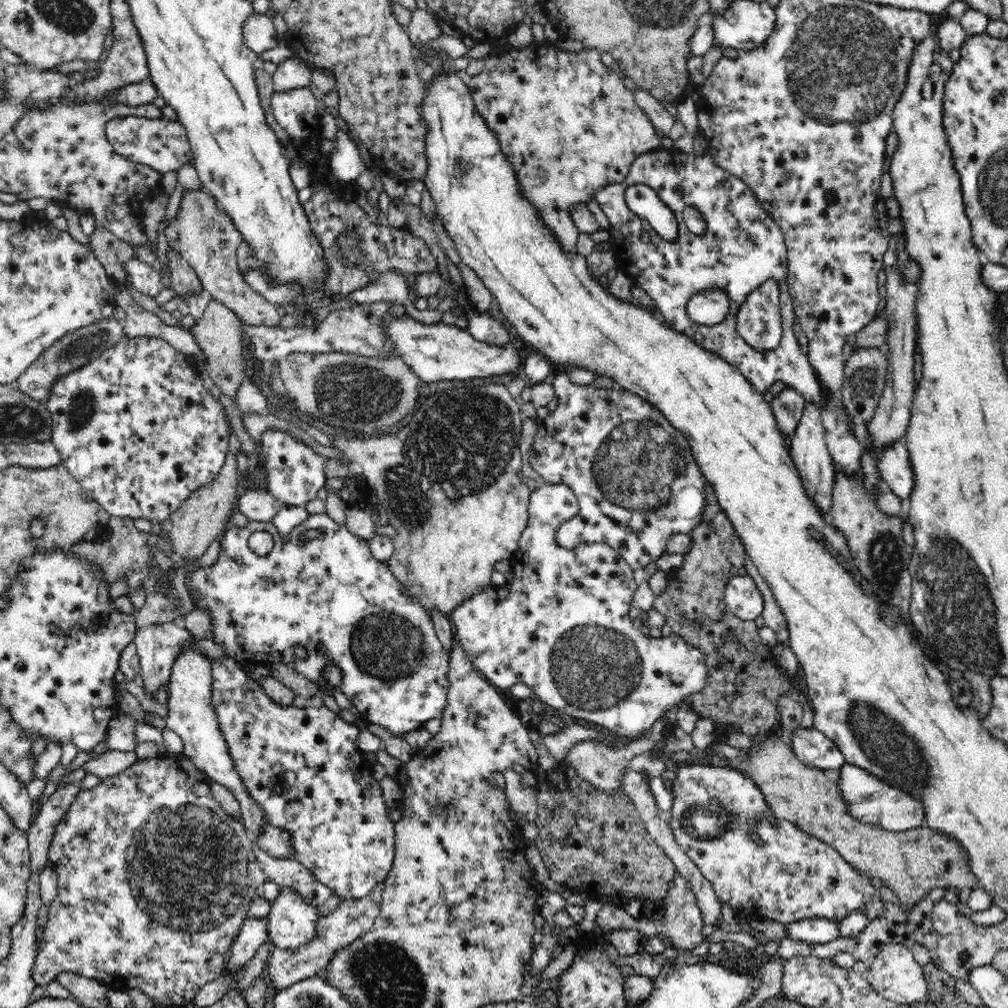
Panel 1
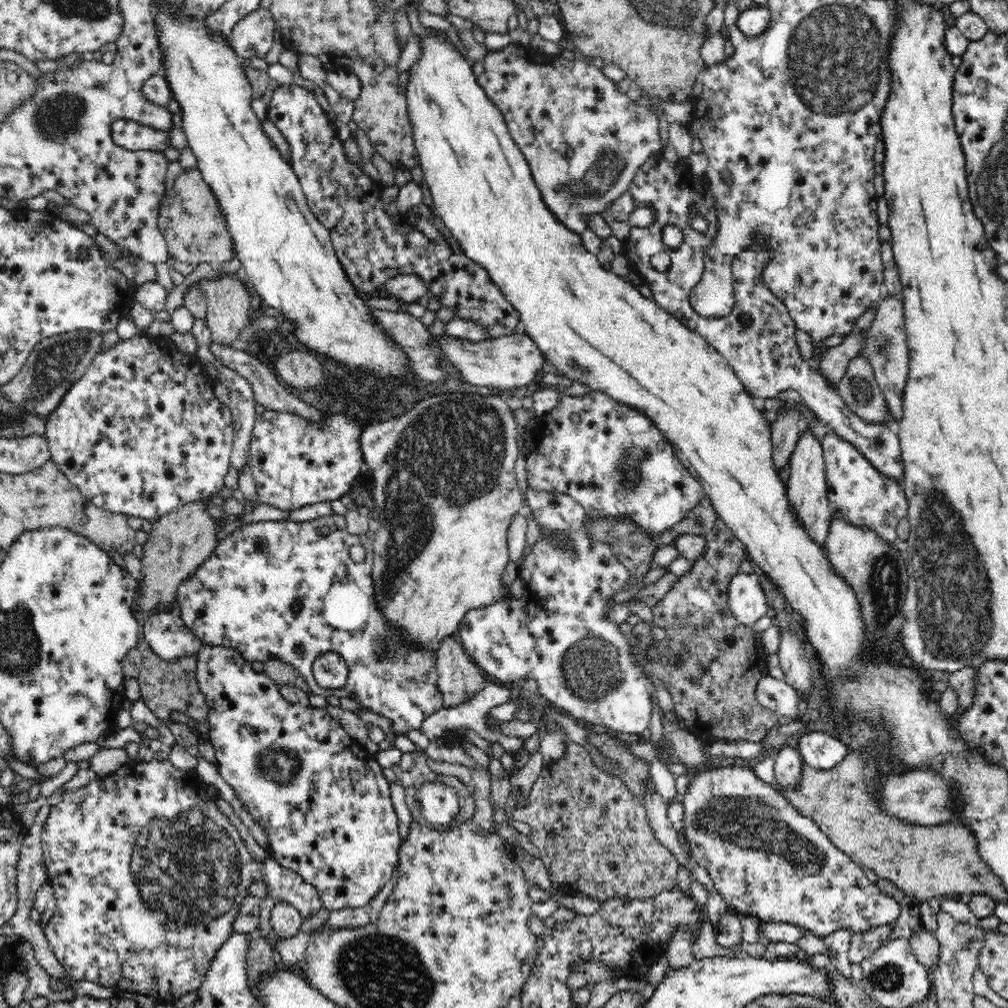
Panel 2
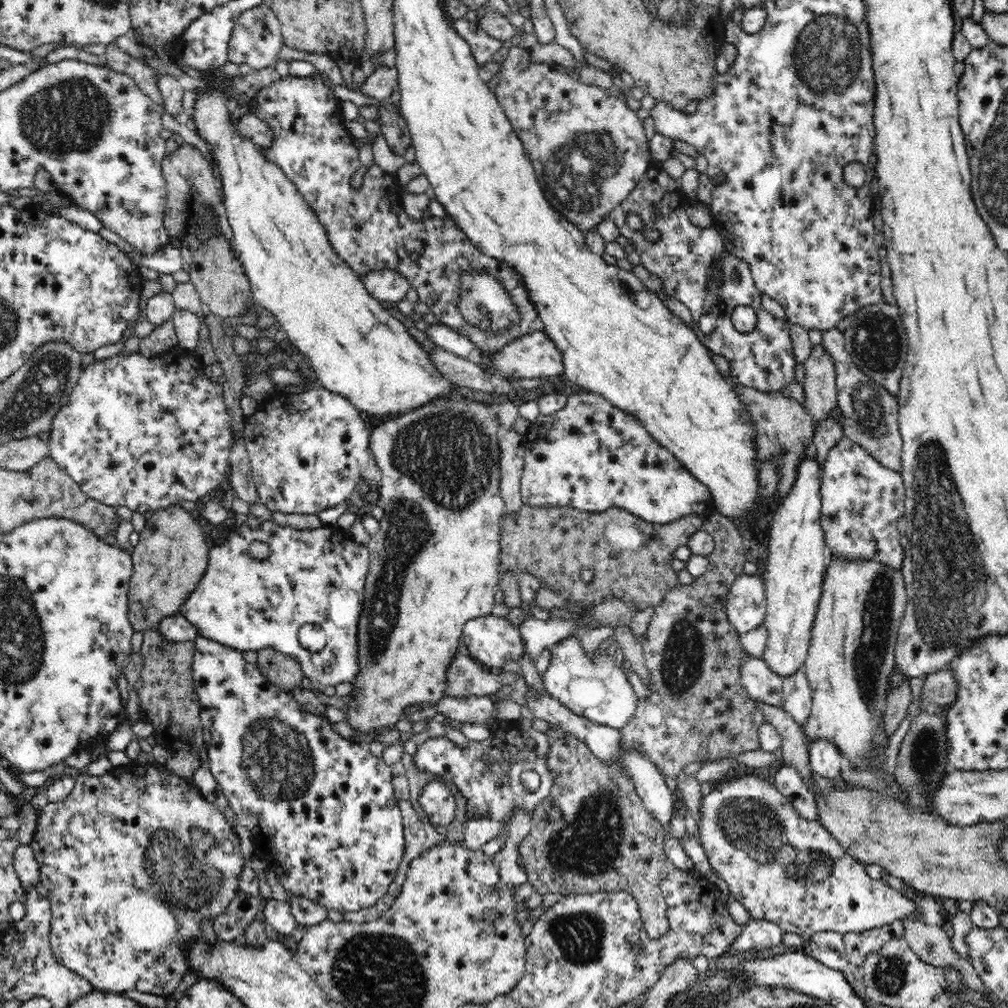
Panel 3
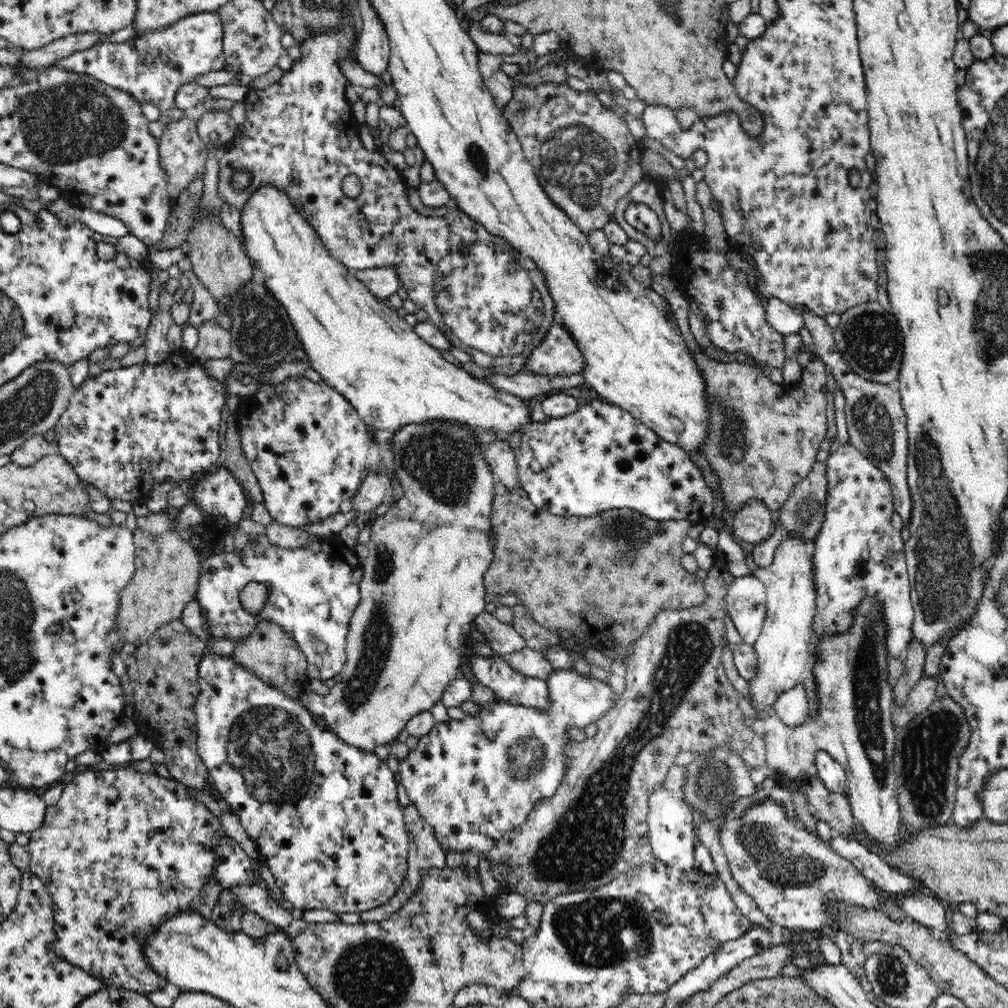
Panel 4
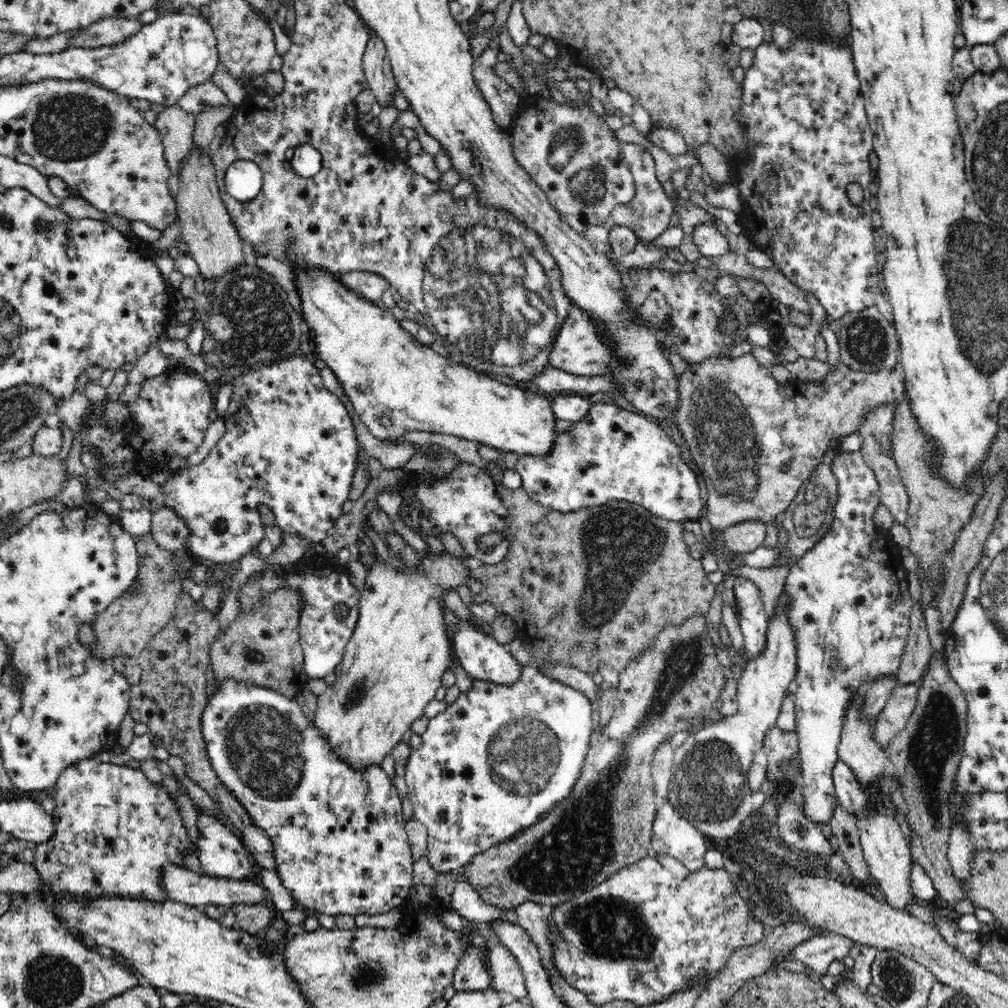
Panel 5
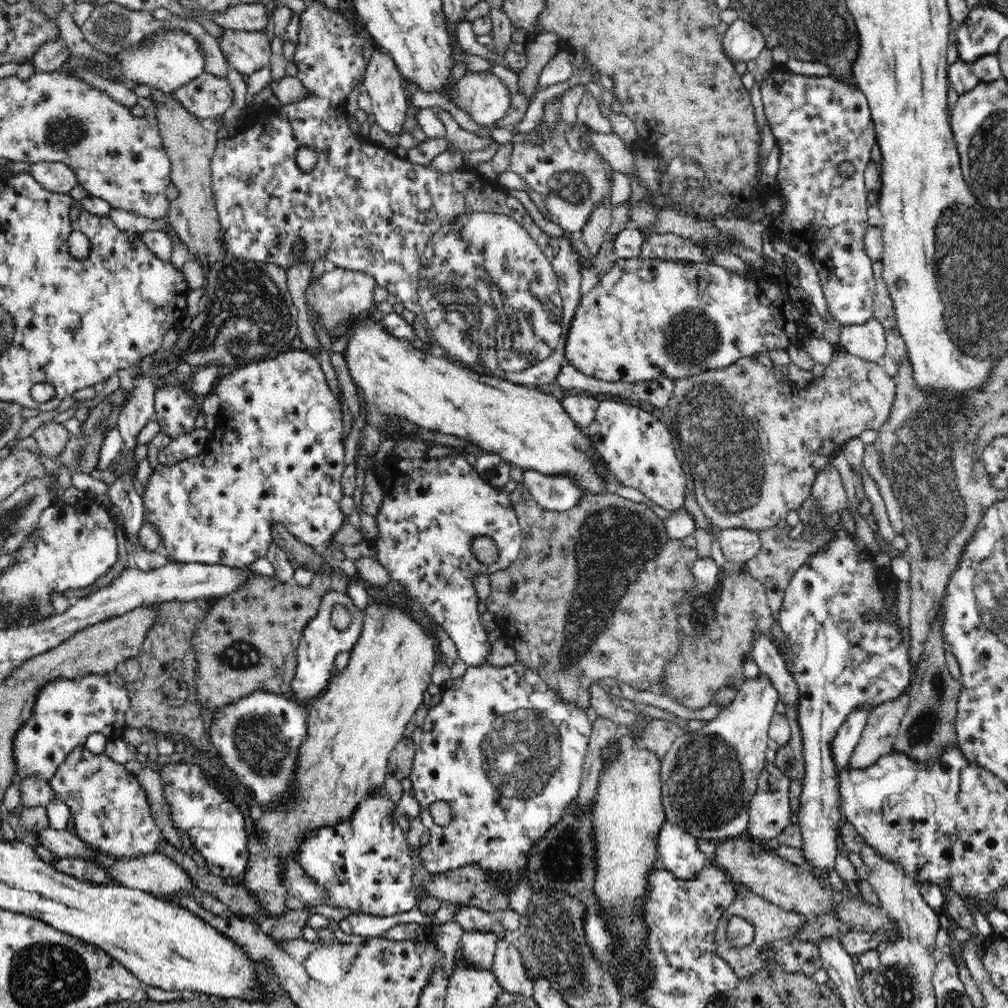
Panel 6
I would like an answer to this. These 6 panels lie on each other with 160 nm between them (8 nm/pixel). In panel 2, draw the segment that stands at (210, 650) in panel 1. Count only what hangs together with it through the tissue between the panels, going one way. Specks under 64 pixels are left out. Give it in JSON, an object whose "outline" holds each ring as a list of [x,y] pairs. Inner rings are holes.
{"outline":[[[171,609],[150,614],[143,624],[143,633],[151,651],[163,660],[197,654],[201,644],[192,629]]]}

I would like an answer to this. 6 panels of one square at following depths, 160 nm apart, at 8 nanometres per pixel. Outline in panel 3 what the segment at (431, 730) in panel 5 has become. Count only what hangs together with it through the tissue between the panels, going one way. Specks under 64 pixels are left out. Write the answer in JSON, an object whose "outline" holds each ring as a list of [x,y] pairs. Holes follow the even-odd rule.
{"outline":[[[566,638],[550,646],[550,652],[550,664],[541,677],[545,690],[552,698],[589,721],[613,729],[628,724],[636,712],[638,696],[621,667],[619,656],[612,649],[606,650],[604,654],[598,649],[590,658],[584,653],[582,642]],[[498,726],[494,733],[496,742],[478,742],[468,740],[468,746],[457,746],[446,737],[436,740],[430,737],[422,746],[418,746],[413,756],[414,767],[424,774],[440,776],[444,782],[454,782],[458,792],[468,800],[468,816],[487,816],[500,820],[502,824],[510,822],[516,808],[522,808],[531,814],[544,798],[550,796],[554,775],[547,767],[549,753],[546,740],[532,740],[530,734],[522,734],[522,726]],[[525,770],[534,770],[540,775],[540,786],[536,792],[528,792],[522,785],[520,776]]]}

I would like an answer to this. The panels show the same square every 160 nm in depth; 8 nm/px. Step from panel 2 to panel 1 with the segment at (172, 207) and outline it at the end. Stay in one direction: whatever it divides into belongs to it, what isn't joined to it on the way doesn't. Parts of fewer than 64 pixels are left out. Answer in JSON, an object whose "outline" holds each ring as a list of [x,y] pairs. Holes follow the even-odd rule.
{"outline":[[[184,191],[175,219],[165,228],[169,248],[180,253],[194,269],[203,290],[211,297],[240,316],[244,325],[281,327],[278,306],[270,304],[244,281],[238,269],[236,249],[242,236],[233,225],[232,219],[219,209],[215,198],[206,191]]]}

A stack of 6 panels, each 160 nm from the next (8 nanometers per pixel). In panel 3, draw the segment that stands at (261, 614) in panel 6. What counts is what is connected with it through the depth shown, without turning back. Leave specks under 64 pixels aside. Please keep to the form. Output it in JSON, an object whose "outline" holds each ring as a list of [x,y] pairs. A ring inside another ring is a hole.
{"outline":[[[272,647],[257,651],[256,666],[270,682],[289,692],[300,687],[301,680],[305,676],[296,659]]]}

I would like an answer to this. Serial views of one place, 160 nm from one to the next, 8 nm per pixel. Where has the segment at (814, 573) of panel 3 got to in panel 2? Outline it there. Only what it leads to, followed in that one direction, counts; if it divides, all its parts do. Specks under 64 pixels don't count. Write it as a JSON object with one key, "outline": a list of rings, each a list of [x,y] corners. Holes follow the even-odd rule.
{"outline":[[[802,429],[789,465],[790,475],[786,484],[786,493],[788,493],[788,506],[792,509],[792,516],[796,517],[796,521],[806,529],[812,541],[816,541],[816,545],[824,545],[830,530],[828,518],[832,514],[832,507],[828,502],[823,447],[821,441],[810,430]]]}

